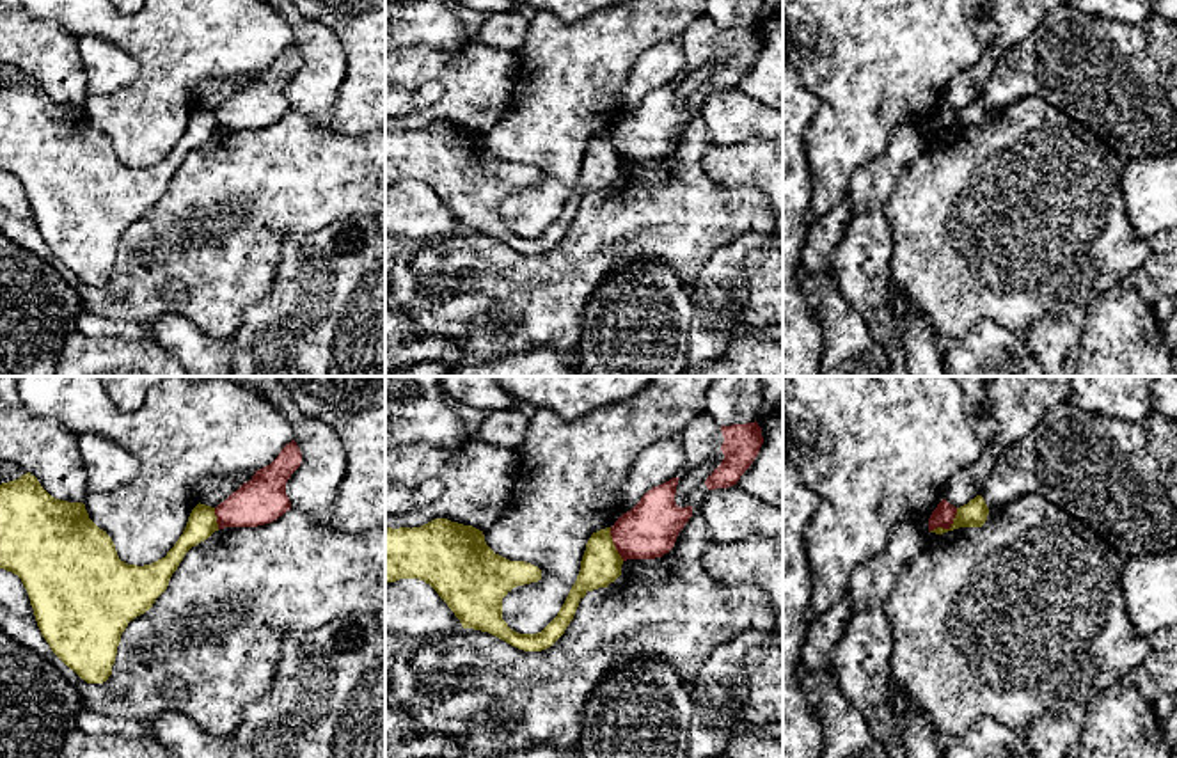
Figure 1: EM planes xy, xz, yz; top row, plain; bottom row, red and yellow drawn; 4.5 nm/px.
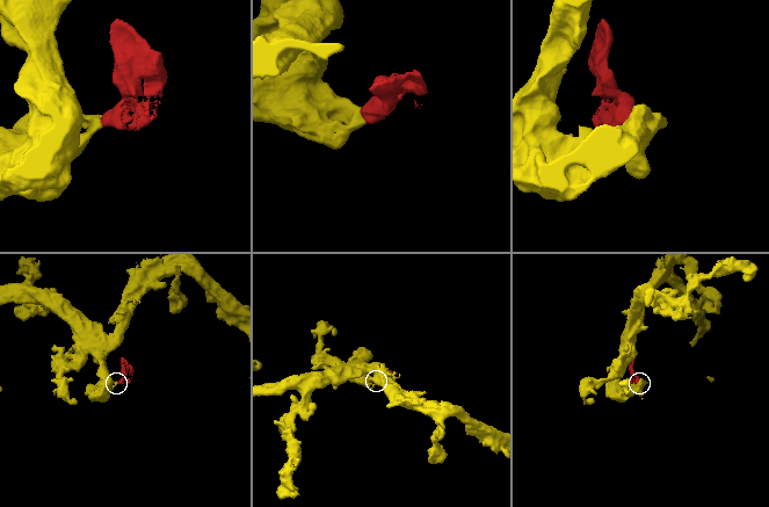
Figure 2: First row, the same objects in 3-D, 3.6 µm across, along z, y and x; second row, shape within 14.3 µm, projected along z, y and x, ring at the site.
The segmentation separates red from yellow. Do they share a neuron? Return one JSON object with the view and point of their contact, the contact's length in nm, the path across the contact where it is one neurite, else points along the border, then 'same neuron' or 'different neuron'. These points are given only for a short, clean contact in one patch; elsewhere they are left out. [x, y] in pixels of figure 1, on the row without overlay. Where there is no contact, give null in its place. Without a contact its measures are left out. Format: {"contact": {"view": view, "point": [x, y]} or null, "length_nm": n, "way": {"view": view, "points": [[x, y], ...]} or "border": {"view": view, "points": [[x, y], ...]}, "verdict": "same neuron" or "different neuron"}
{"contact": {"view": "yz", "point": [948, 130]}, "length_nm": 170, "border": {"view": "yz", "points": [[957, 110], [948, 130], [934, 130], [931, 134]]}, "verdict": "different neuron"}

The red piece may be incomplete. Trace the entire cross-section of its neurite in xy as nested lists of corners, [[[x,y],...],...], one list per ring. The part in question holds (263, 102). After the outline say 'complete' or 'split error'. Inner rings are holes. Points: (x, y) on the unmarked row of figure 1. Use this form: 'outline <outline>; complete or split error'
outline [[[291,43],[270,67],[256,73],[250,83],[215,110],[218,131],[265,128],[291,112],[286,85],[300,66],[302,55]]]; complete

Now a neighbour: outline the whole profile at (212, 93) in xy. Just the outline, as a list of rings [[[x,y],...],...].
[[[254,75],[241,76],[211,76],[199,83],[197,99],[201,107],[217,110],[224,105],[233,94],[236,94],[243,85],[250,83]]]

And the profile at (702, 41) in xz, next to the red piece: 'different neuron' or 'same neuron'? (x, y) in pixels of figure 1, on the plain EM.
same neuron

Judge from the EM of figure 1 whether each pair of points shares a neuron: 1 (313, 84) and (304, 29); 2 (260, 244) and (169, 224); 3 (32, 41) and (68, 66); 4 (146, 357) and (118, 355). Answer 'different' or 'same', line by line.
1: same
2: same
3: same
4: same

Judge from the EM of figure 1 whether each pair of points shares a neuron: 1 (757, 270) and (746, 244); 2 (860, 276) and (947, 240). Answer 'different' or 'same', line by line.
1: different
2: different

